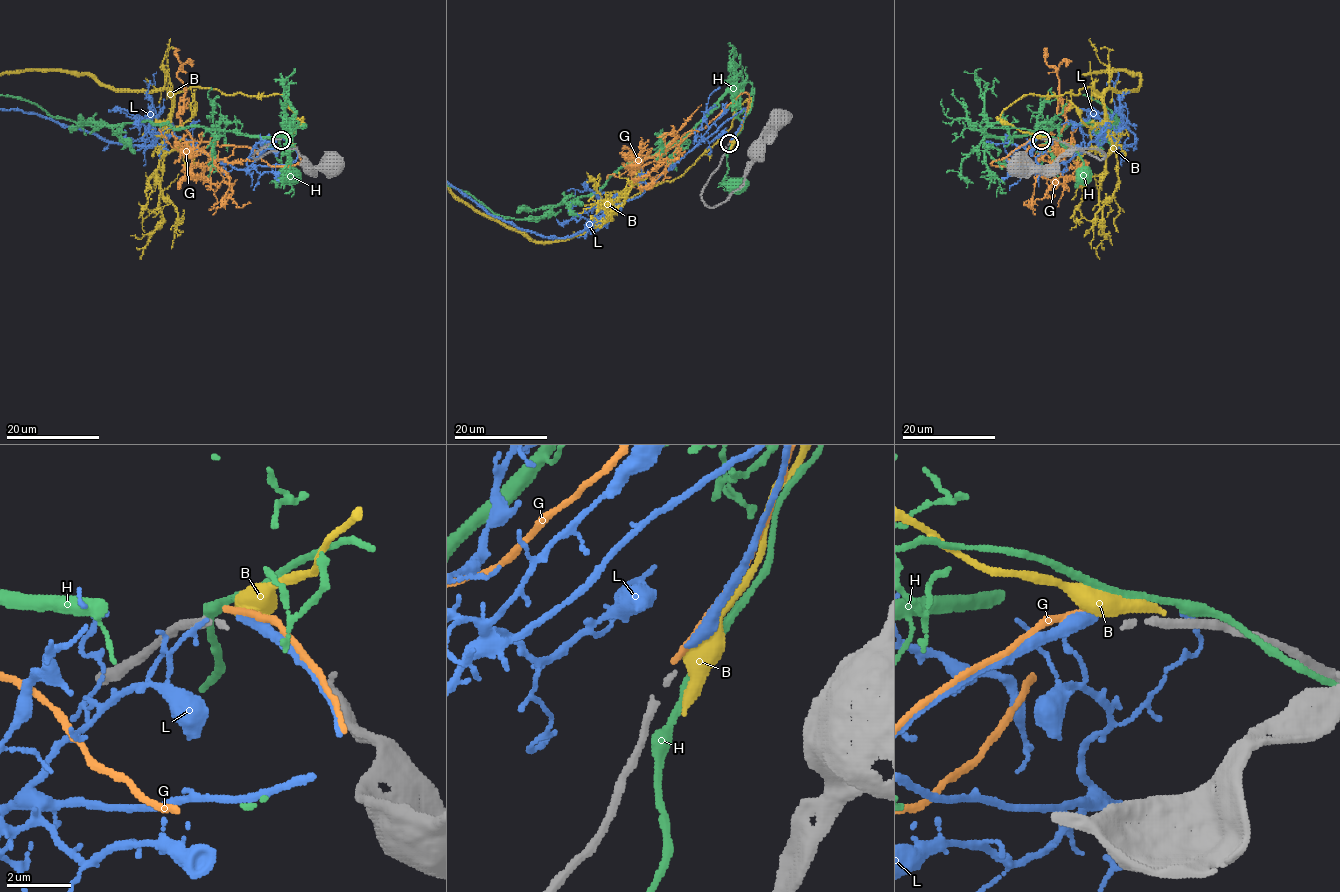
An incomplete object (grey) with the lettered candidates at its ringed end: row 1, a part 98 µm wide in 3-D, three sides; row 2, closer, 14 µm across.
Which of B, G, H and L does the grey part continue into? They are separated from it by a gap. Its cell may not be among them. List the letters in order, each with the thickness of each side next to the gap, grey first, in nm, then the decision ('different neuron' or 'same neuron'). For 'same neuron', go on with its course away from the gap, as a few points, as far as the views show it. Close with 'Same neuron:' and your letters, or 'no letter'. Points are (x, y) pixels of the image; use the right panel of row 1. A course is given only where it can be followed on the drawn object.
B: calibres 130 and 550 nm; different neuron
G: calibres 130 and 190 nm; different neuron
H: calibres 130 and 280 nm; different neuron
L: calibres 130 and 360 nm; different neuron
Same neuron: no letter

